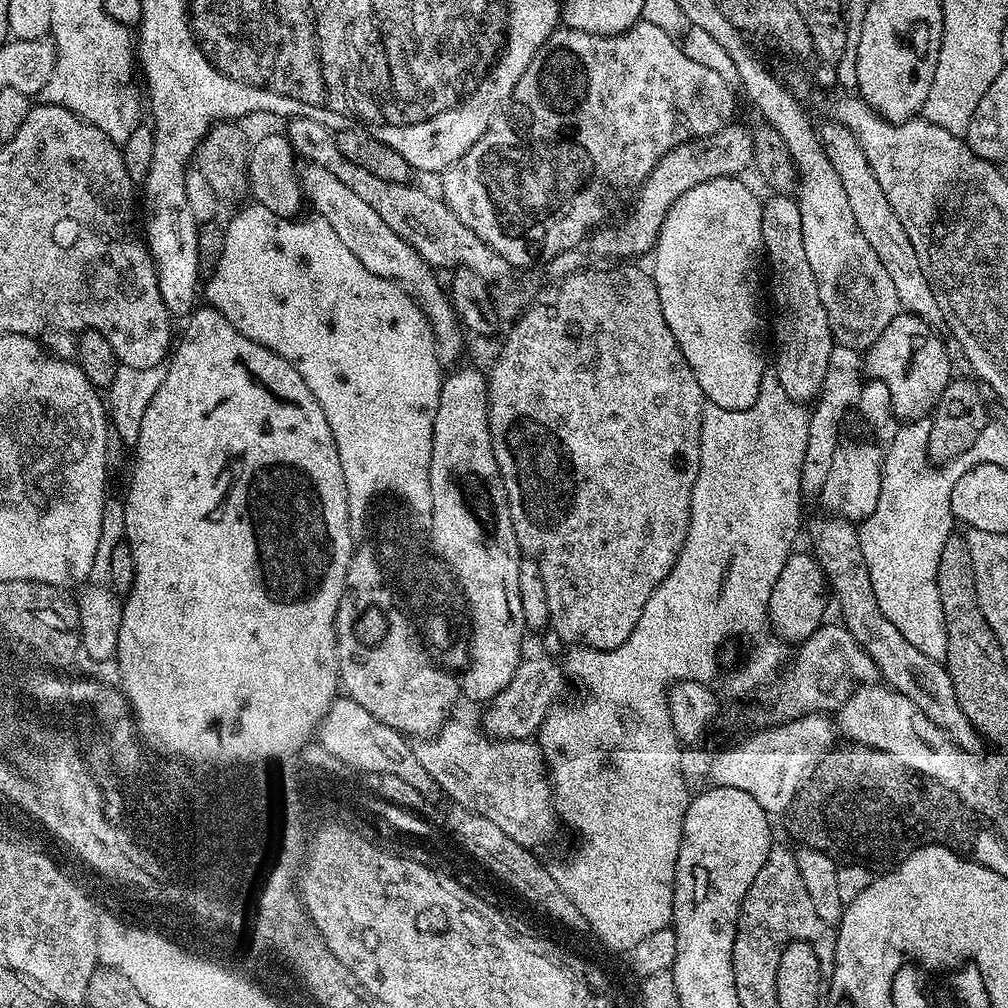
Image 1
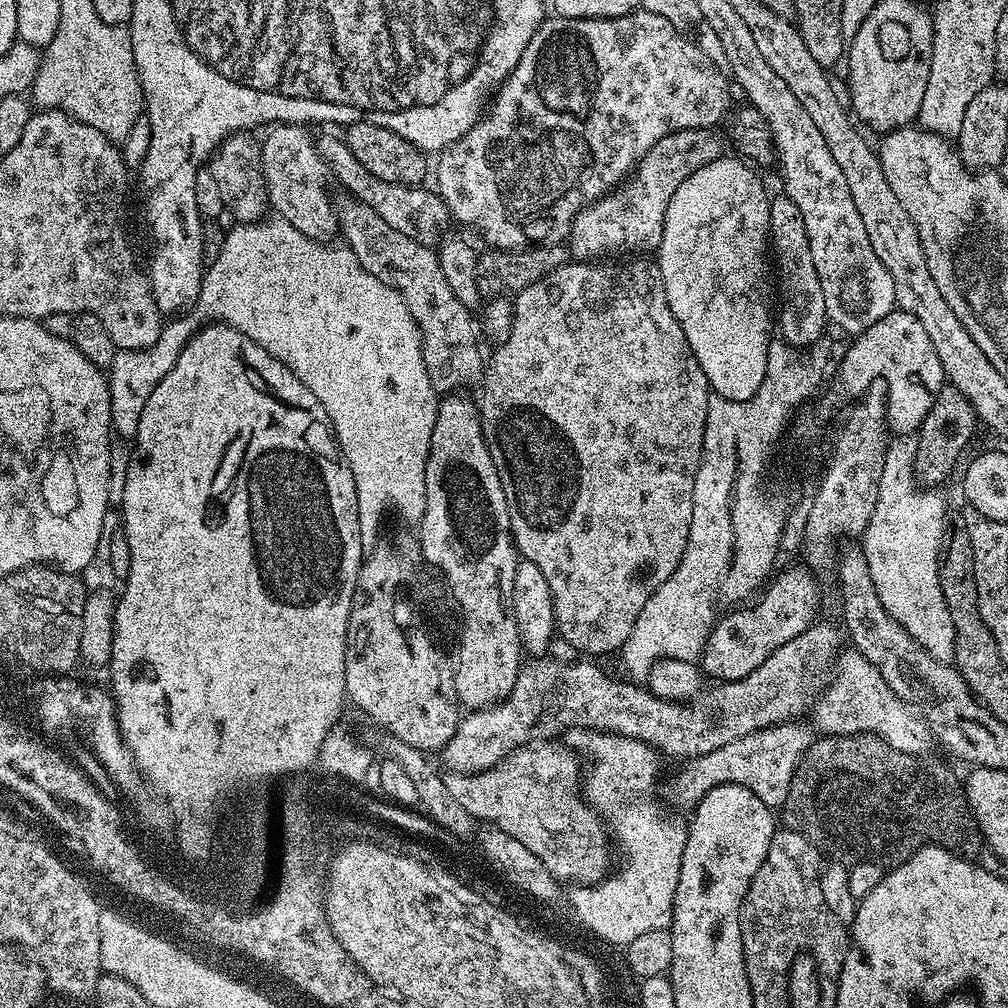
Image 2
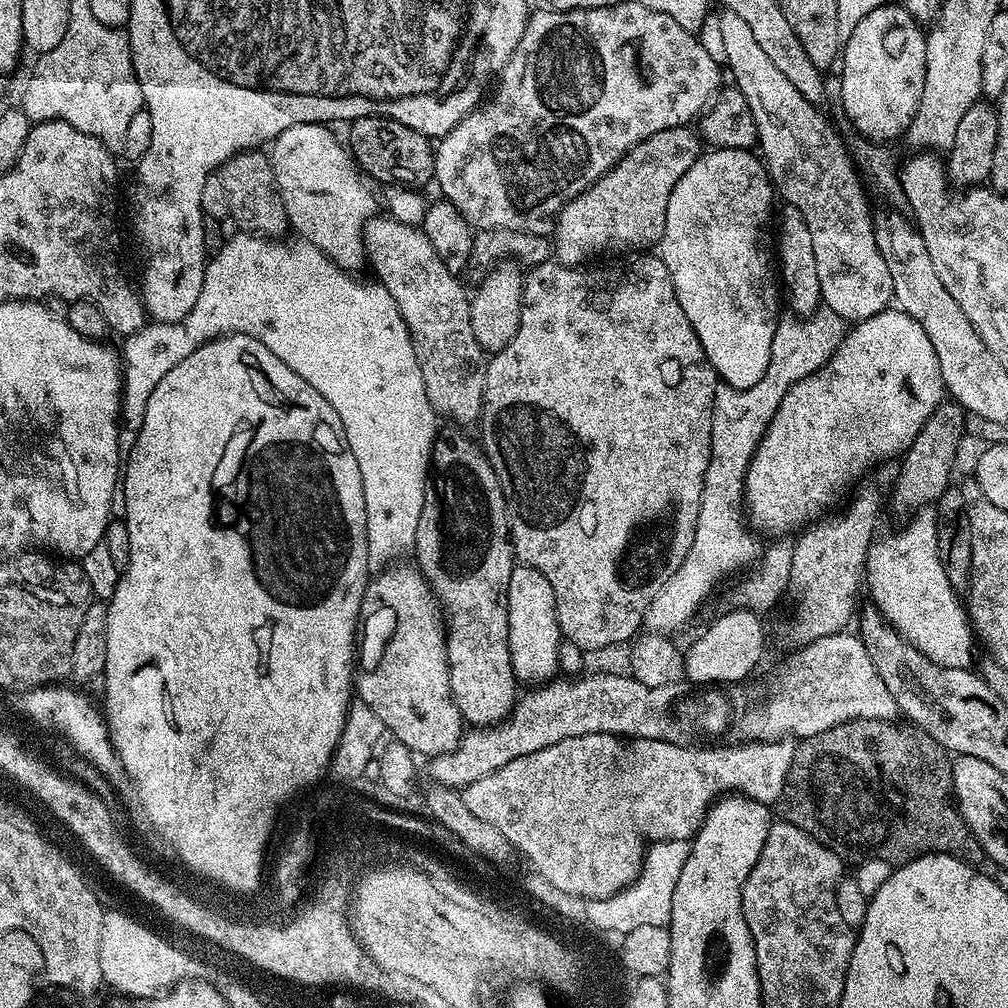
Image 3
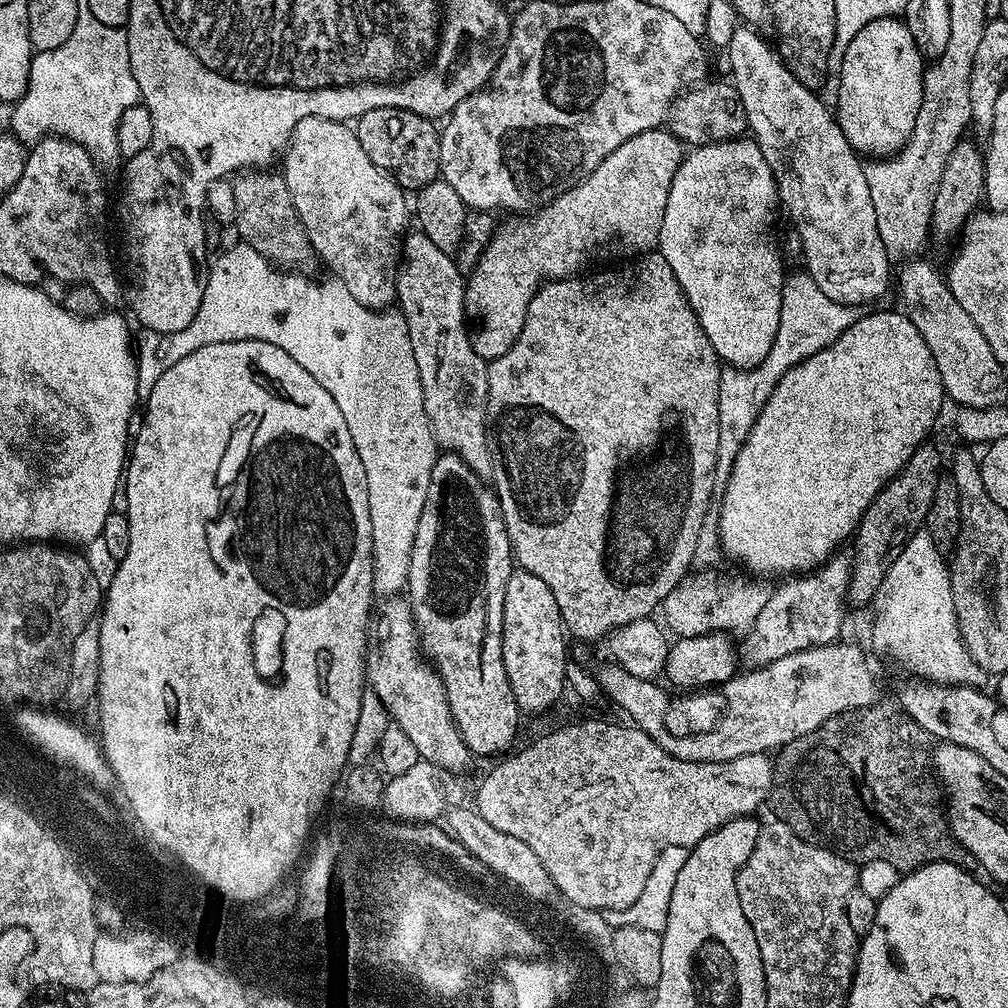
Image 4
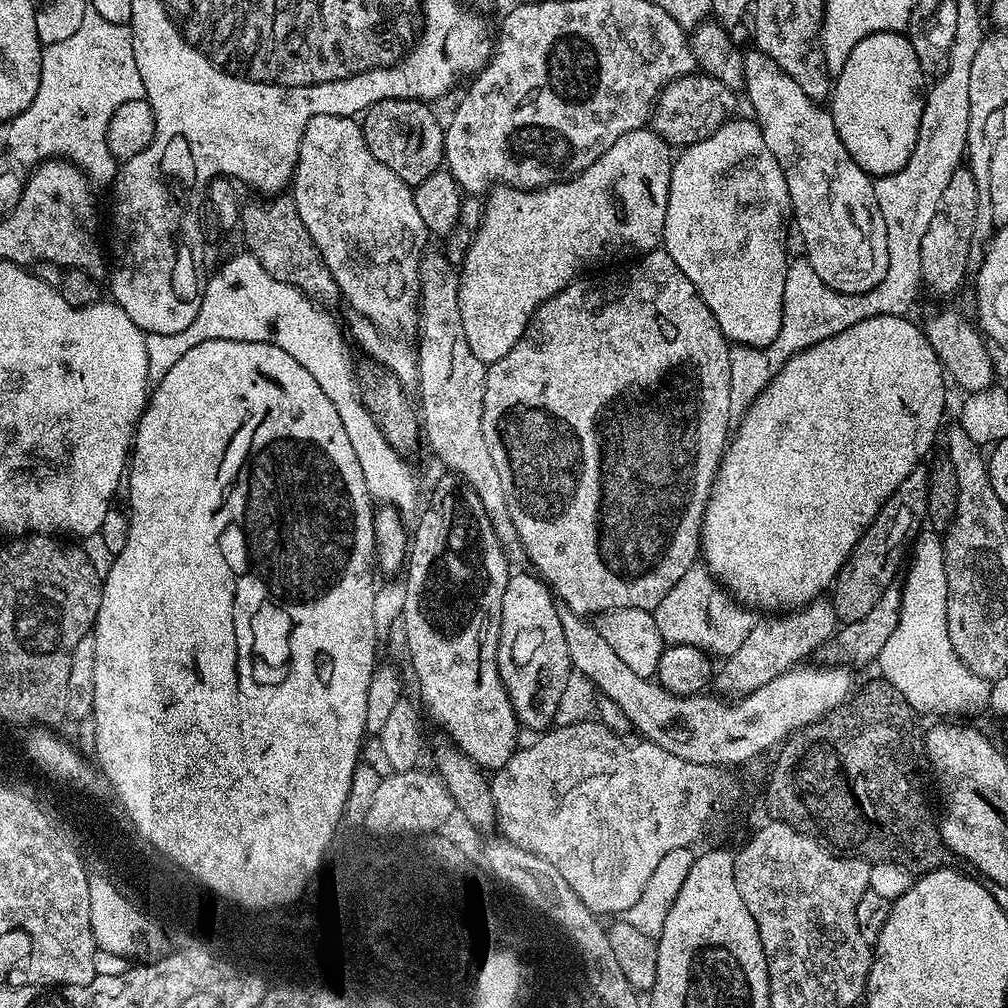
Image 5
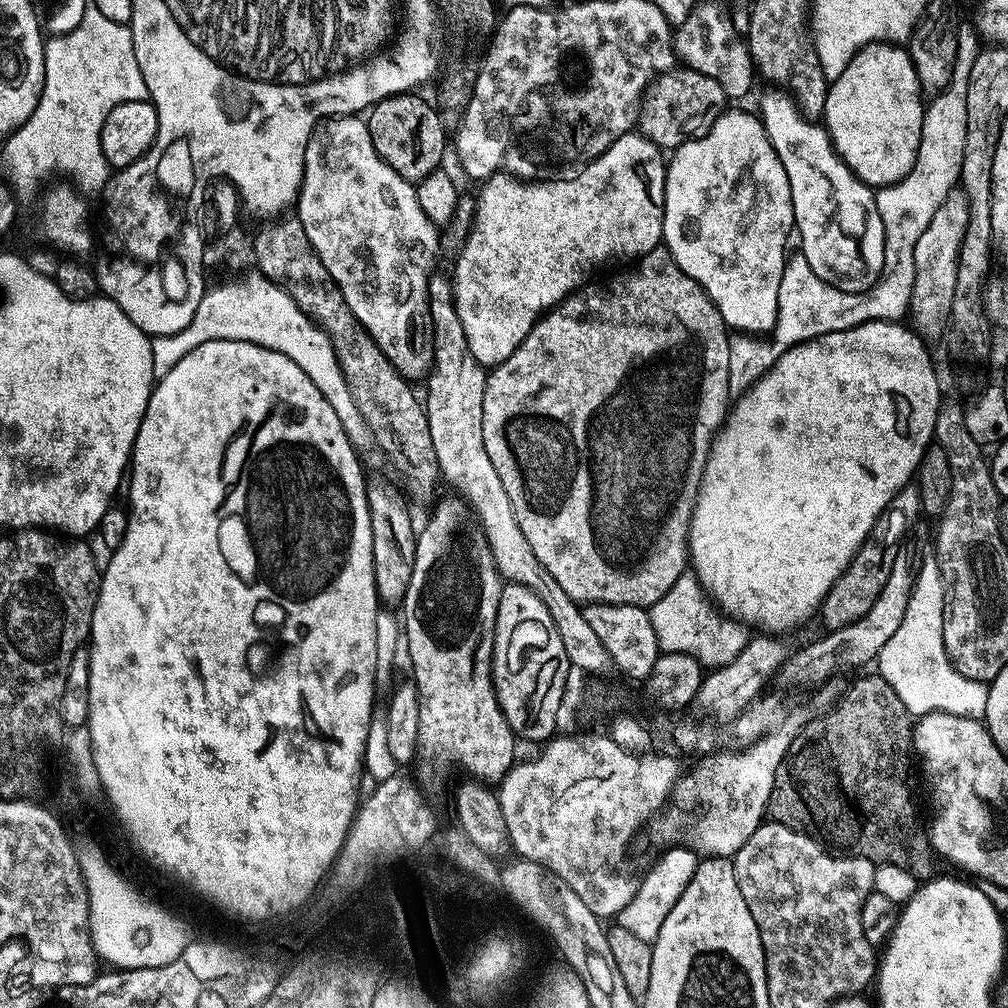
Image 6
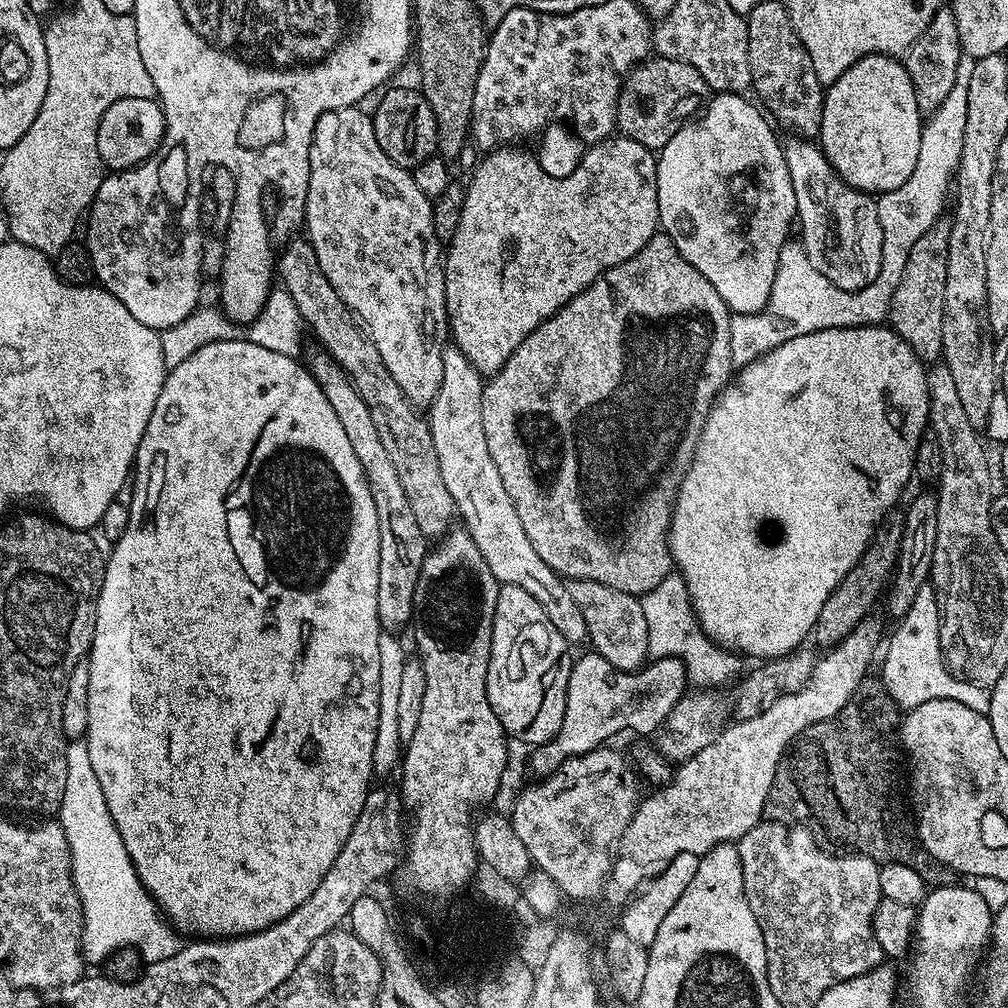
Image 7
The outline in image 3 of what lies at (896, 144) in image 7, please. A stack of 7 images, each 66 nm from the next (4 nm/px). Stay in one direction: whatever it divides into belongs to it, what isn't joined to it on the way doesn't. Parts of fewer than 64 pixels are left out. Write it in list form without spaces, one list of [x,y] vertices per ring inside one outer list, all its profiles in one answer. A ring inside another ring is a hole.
[[[885,2],[878,10],[870,10],[858,26],[854,26],[852,32],[847,33],[846,39],[842,44],[842,59],[839,61],[840,68],[840,104],[844,107],[844,112],[848,115],[848,120],[865,136],[868,140],[892,140],[895,136],[903,137],[907,133],[912,119],[916,117],[916,111],[922,98],[922,86],[926,82],[926,32],[919,22],[913,18],[899,3]]]

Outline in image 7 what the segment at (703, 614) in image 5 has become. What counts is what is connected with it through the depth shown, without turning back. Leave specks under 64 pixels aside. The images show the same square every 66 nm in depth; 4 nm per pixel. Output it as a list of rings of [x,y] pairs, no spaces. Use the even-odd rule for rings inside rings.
[[[673,570],[658,586],[654,586],[654,590],[640,600],[640,605],[646,614],[649,657],[658,660],[679,658],[686,666],[688,683],[693,689],[720,690],[723,684],[730,683],[732,679],[735,681],[741,675],[741,657],[721,644],[715,644],[701,630],[696,611],[692,609],[688,587],[679,572]]]

